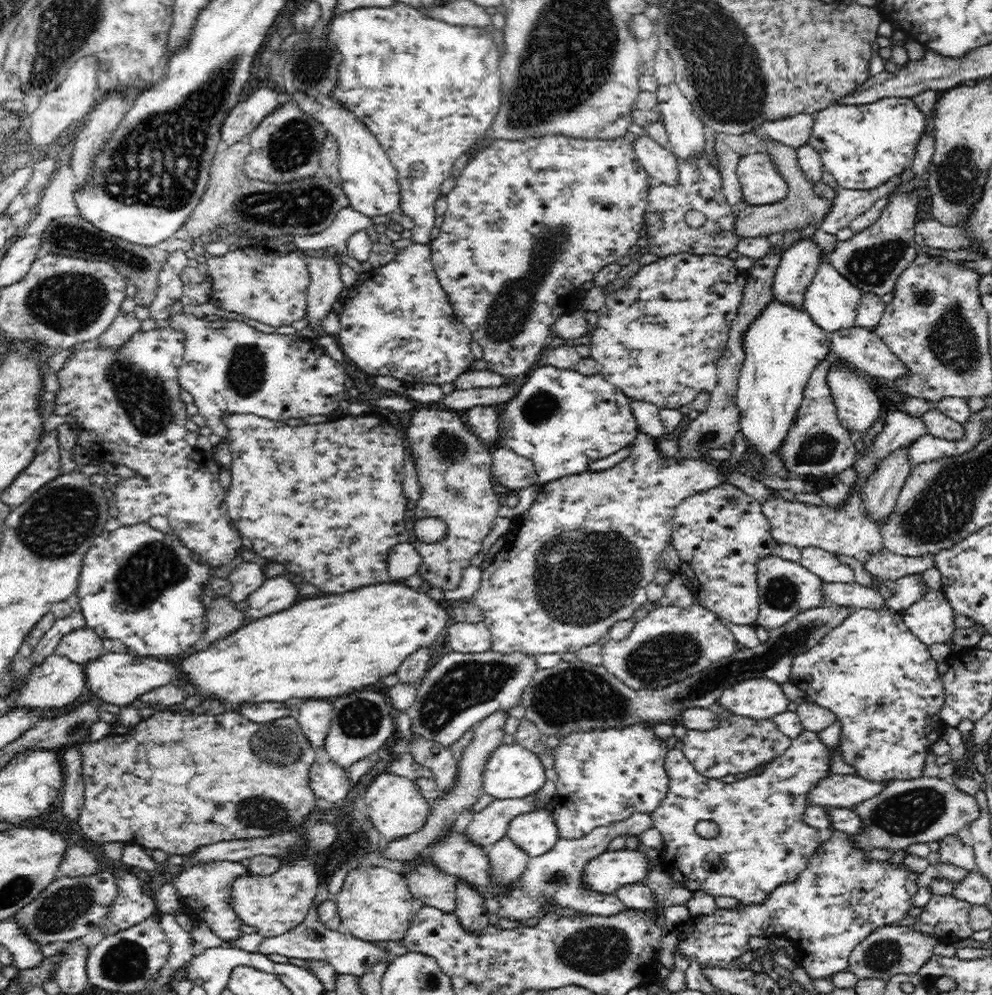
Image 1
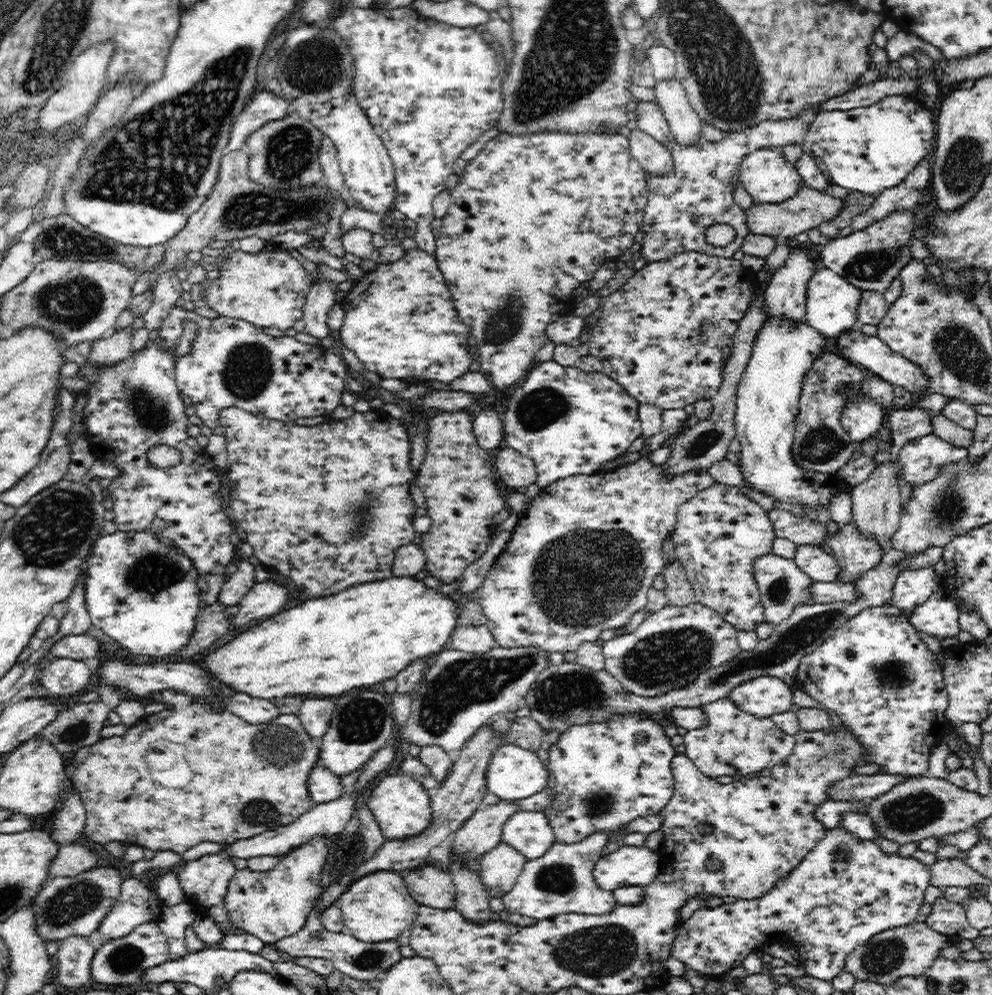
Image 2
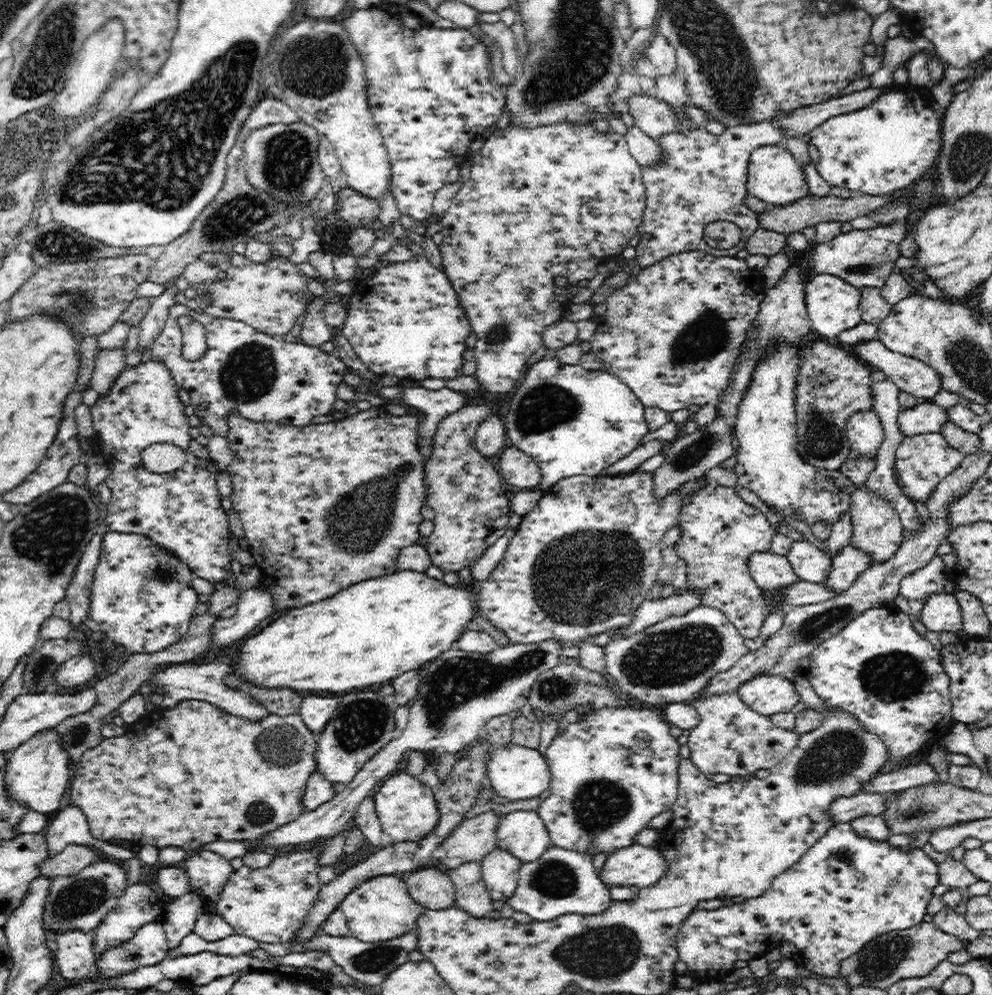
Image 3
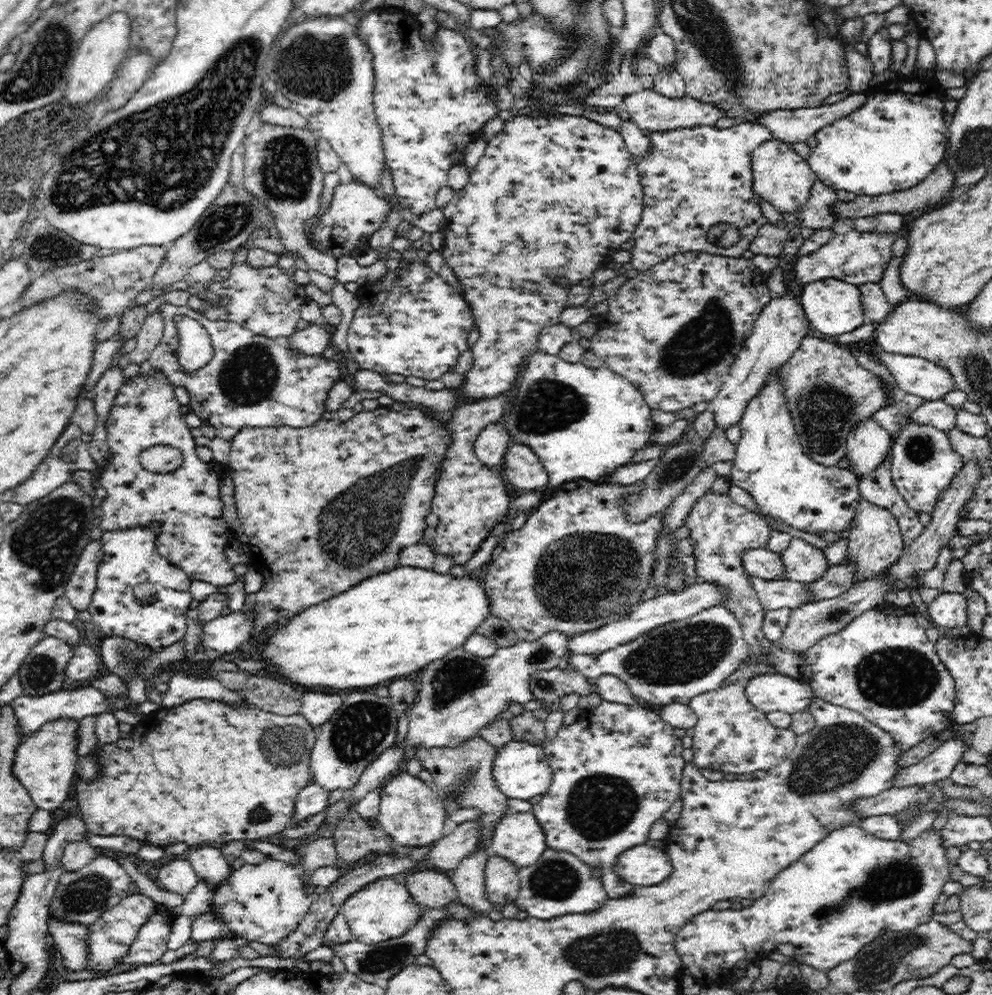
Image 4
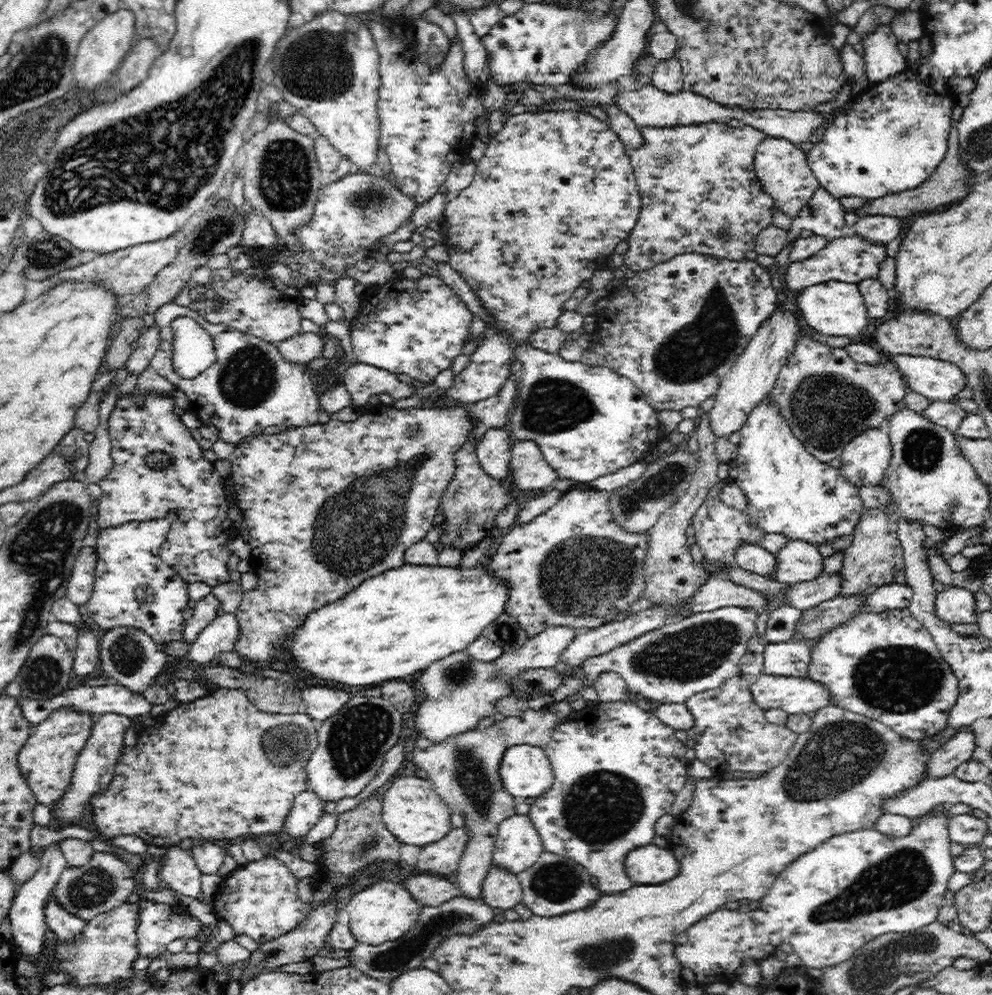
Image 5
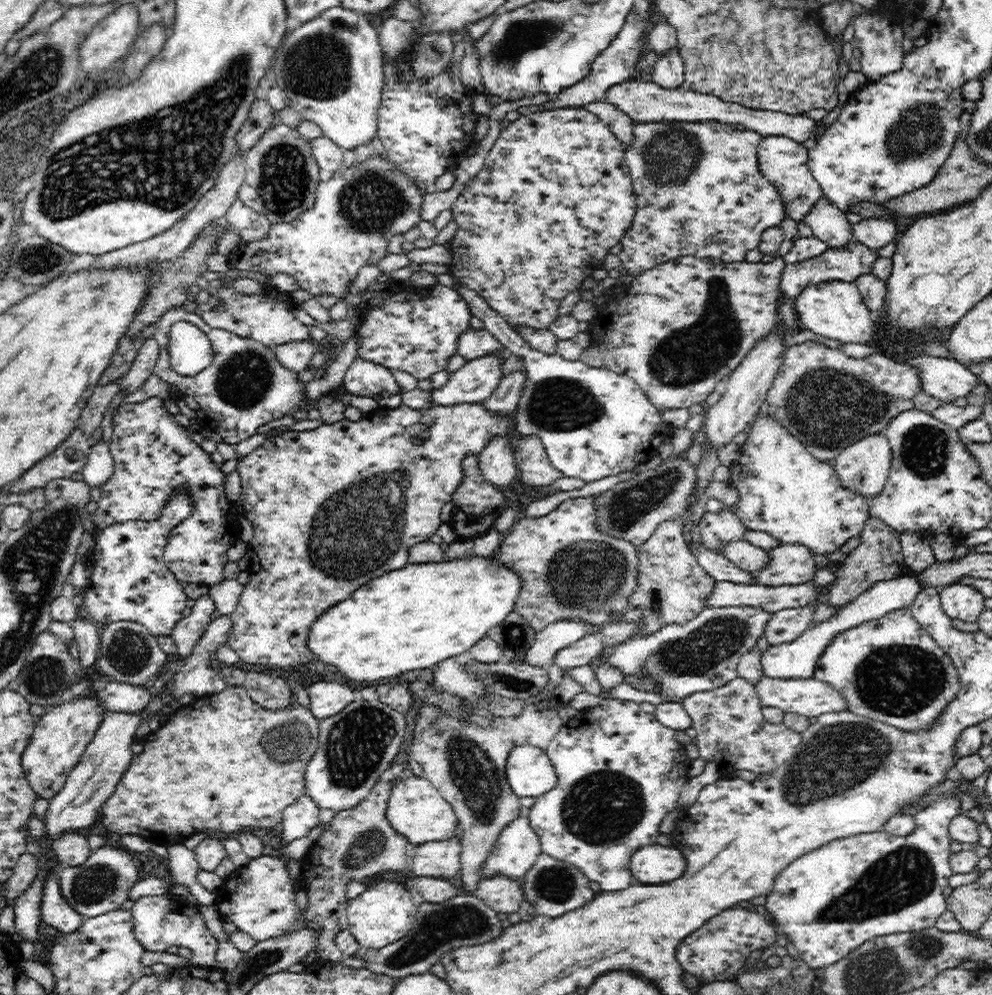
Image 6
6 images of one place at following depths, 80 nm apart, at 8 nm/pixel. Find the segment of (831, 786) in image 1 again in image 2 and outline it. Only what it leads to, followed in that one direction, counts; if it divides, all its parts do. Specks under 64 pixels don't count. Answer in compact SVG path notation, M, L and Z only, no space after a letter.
M874 773L873 775L854 774L846 777L845 780L836 782L828 790L828 799L834 801L876 799L909 780L904 775L884 775L884 773Z

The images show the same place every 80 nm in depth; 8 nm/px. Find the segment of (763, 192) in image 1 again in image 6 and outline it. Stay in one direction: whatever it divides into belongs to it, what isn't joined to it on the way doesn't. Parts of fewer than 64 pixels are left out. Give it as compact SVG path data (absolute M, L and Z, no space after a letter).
M785 136L763 137L757 153L761 175L765 177L781 197L787 217L803 220L810 210L823 198L823 191L808 167L808 149L803 143Z

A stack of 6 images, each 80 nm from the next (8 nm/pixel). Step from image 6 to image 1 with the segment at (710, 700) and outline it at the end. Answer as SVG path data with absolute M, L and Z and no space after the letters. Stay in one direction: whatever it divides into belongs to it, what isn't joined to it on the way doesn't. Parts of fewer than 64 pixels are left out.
M714 704L710 710L718 715L718 726L709 731L688 731L682 739L684 758L707 778L721 780L727 774L736 775L763 767L784 753L791 744L791 738L782 734L770 719L754 720L730 715L718 704Z

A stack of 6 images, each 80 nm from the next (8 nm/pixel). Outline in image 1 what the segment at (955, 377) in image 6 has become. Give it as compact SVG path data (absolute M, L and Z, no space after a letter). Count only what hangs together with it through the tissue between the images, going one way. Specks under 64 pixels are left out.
M840 328L832 332L831 349L838 360L846 362L867 377L894 380L905 375L900 359L874 331L867 328Z

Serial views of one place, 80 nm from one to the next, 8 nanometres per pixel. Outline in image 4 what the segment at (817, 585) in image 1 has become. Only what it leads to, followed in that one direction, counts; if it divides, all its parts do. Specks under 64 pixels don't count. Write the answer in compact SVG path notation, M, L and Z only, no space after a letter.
M755 548L743 552L743 565L749 576L764 580L777 581L785 578L785 570L781 553L768 548Z

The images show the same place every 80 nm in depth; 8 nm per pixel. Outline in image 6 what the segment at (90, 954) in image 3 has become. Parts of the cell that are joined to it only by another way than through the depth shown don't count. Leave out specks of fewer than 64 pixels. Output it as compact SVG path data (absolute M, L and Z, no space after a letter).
M52 873L43 882L43 895L40 903L41 919L46 925L54 927L59 934L80 930L84 916L74 910L60 894L60 881L57 873Z

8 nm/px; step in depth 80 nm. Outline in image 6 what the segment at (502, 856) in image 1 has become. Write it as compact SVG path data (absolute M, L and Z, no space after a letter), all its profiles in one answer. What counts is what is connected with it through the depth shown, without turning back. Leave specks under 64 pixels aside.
M488 876L482 878L477 889L472 892L497 913L514 914L518 912L525 896L519 881L508 876Z

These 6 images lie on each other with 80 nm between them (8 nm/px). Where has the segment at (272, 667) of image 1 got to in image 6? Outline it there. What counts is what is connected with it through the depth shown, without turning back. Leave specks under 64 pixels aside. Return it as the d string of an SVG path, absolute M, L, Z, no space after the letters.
M470 555L470 558L460 558L442 561L431 562L424 564L406 563L404 568L392 570L384 576L379 576L376 580L368 580L366 584L362 584L356 592L352 592L352 598L328 608L326 612L322 612L320 616L312 622L312 628L308 630L308 640L306 640L306 648L309 648L309 652L316 654L316 658L324 664L332 664L336 666L342 676L354 680L354 682L378 682L382 678L399 678L402 674L408 673L413 670L420 670L424 668L430 668L438 665L440 662L447 660L448 658L459 656L462 654L467 655L467 650L472 648L474 644L478 643L478 640L486 637L488 630L502 624L502 620L512 612L512 606L516 604L516 596L520 594L520 575L516 575L512 569L502 566L500 568L500 562L497 562L496 557L482 557L478 555Z

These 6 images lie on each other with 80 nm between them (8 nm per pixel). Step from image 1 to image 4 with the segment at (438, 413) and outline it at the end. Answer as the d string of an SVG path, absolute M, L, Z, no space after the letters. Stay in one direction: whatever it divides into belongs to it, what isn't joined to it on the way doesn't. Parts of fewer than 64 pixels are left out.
M509 391L490 397L460 404L454 410L454 418L448 423L449 448L444 452L435 475L436 494L432 498L431 512L439 518L436 536L429 542L434 544L434 554L451 556L453 565L464 565L498 523L498 516L508 514L511 508L510 496L506 491L503 474L494 468L488 468L476 456L476 436L484 426L492 422L502 422L508 402Z

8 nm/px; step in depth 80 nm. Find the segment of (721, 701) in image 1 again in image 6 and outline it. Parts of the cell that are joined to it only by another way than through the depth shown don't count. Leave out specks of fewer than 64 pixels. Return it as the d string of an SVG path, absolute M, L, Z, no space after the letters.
M764 675L760 682L755 685L755 688L763 706L779 709L784 713L796 713L810 718L825 713L848 710L848 703L846 703L844 696L832 688L830 684L821 682L816 678L772 679Z

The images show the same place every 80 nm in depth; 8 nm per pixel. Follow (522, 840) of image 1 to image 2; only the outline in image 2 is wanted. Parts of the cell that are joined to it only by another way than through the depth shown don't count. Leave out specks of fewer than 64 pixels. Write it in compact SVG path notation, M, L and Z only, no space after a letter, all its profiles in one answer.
M518 810L504 823L501 842L510 844L527 860L534 860L548 852L555 834L543 811Z

